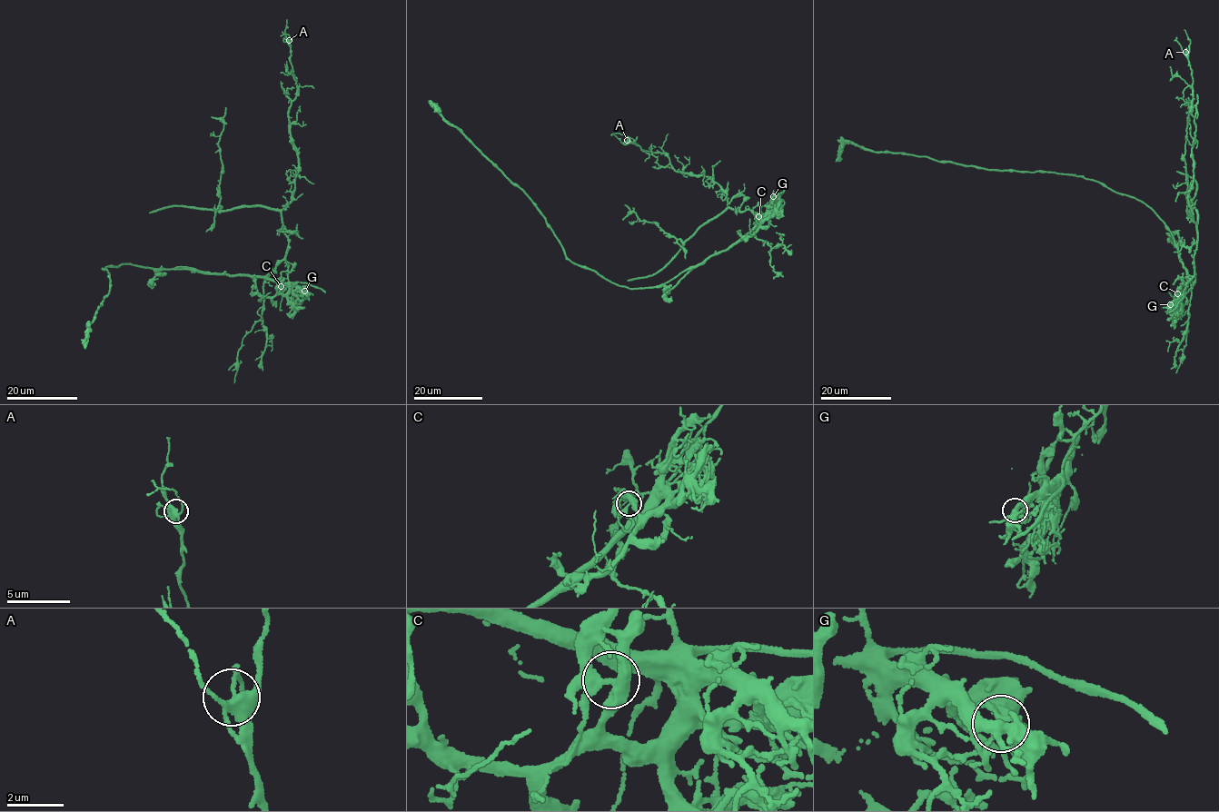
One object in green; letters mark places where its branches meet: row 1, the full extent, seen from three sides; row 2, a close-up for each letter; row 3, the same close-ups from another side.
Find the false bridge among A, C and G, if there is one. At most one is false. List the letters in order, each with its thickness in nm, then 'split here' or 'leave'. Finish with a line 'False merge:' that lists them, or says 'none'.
A: 360 nm | leave
C: 400 nm | split here
G: 340 nm | leave
False merge: C

